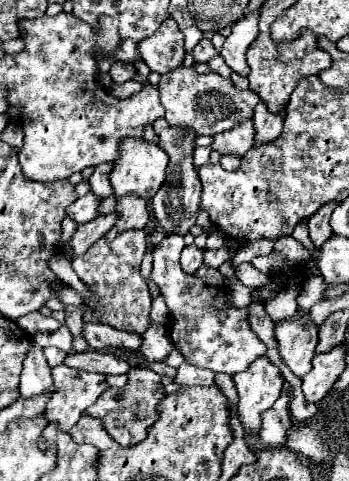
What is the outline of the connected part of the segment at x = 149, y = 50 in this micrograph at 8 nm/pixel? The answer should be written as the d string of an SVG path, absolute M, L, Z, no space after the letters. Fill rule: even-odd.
M168 19L160 25L160 29L144 37L138 43L138 53L142 61L150 67L150 71L156 71L160 75L176 69L182 65L184 59L184 35L178 29L174 19Z

